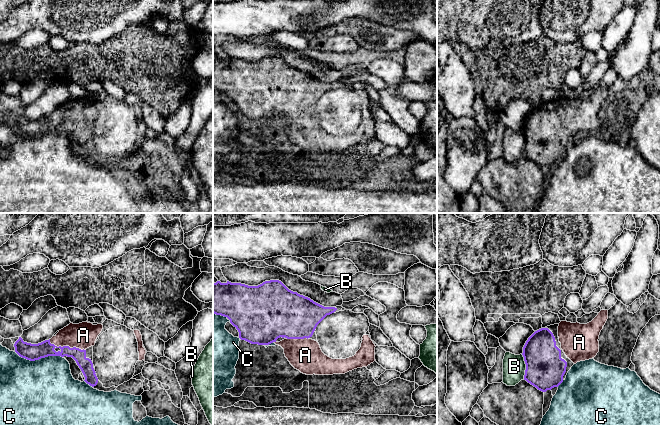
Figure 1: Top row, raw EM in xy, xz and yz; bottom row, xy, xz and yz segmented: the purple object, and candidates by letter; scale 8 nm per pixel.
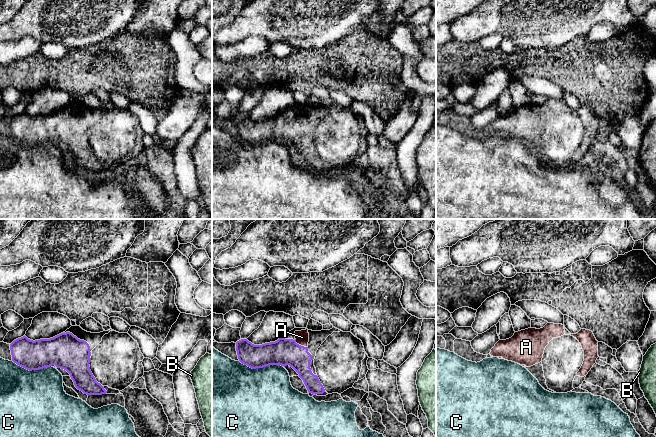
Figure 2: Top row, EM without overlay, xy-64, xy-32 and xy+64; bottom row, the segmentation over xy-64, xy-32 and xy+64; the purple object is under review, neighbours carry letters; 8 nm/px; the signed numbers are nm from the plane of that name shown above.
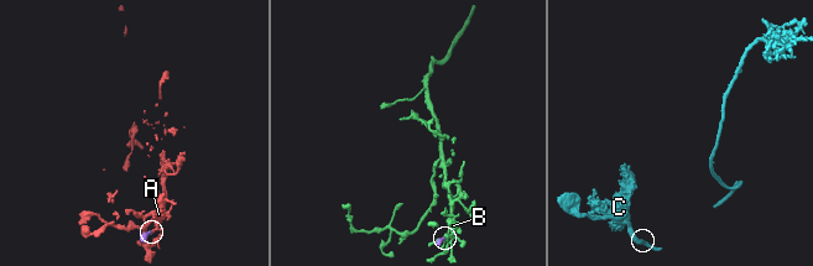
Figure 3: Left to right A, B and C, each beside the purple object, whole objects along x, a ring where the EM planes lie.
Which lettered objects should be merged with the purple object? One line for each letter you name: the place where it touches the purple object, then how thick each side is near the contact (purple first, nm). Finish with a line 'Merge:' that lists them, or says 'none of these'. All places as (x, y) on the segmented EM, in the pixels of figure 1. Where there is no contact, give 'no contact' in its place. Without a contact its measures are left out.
A: contact xy (66, 346); calibres 130 and 200 nm
Merge: A

